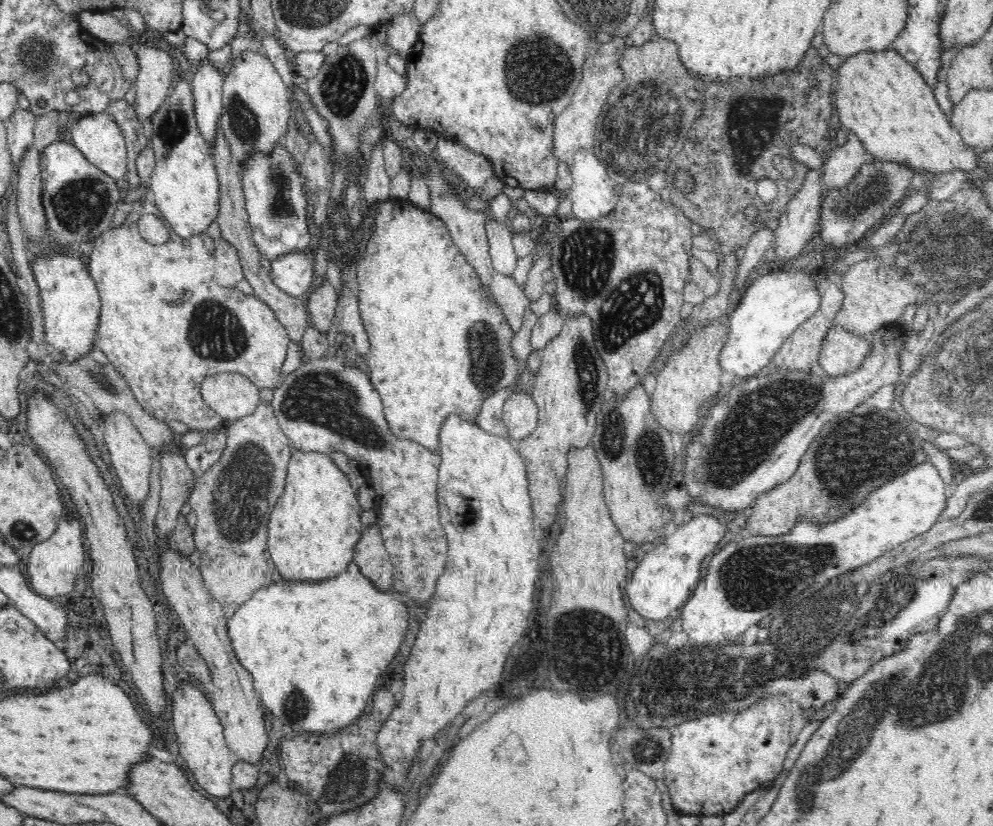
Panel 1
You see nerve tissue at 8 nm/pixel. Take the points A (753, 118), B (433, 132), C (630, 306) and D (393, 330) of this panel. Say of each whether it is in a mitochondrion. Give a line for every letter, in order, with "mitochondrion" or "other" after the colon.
A: mitochondrion
B: other
C: mitochondrion
D: other

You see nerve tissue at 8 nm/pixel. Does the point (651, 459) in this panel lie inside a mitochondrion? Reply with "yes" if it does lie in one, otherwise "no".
yes

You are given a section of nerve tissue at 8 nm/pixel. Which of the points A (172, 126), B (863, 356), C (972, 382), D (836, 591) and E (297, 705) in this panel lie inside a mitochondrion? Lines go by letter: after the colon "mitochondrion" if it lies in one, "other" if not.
A: mitochondrion
B: other
C: mitochondrion
D: mitochondrion
E: mitochondrion

